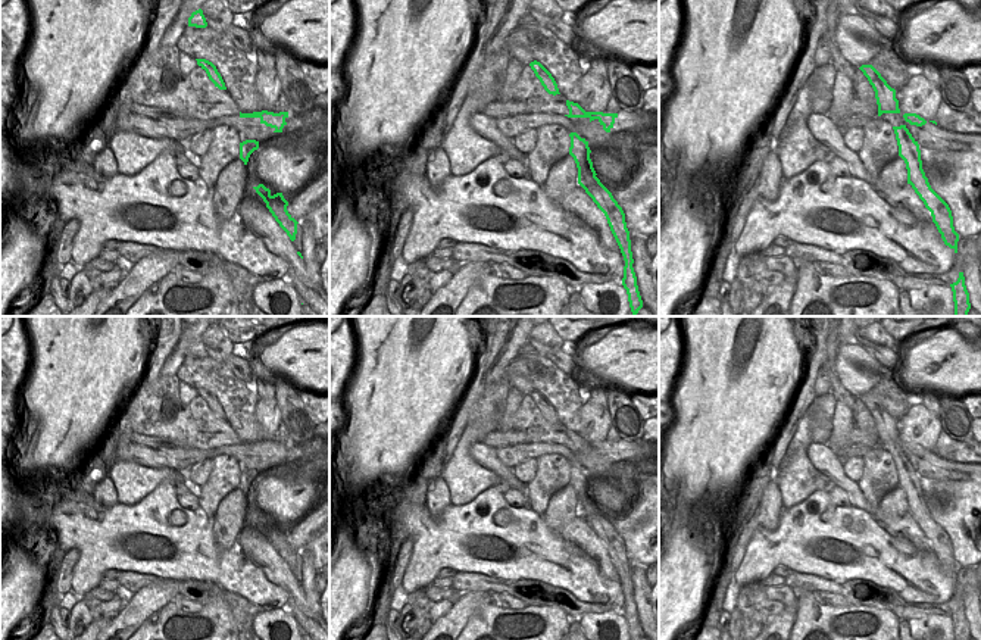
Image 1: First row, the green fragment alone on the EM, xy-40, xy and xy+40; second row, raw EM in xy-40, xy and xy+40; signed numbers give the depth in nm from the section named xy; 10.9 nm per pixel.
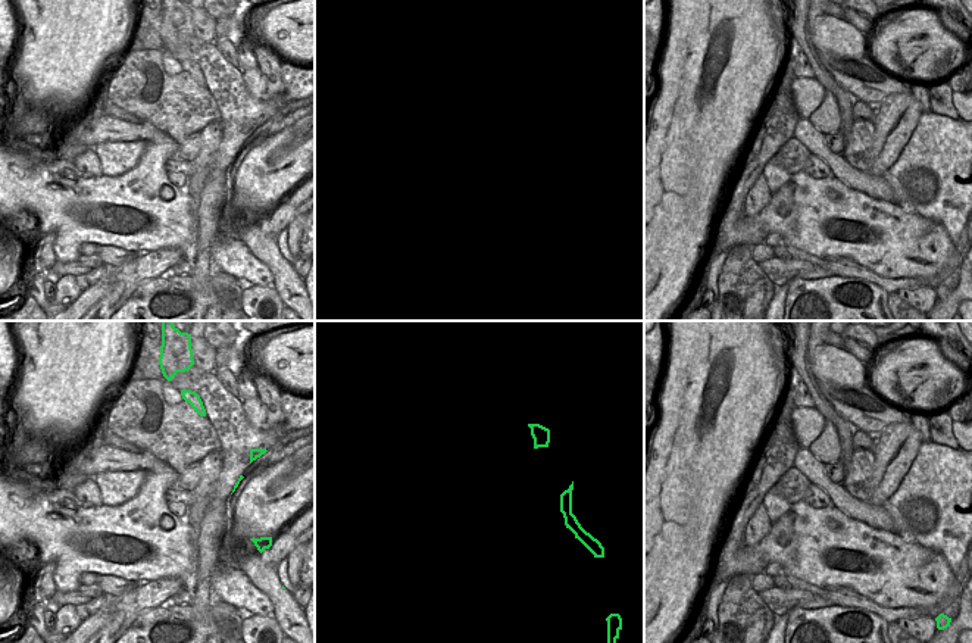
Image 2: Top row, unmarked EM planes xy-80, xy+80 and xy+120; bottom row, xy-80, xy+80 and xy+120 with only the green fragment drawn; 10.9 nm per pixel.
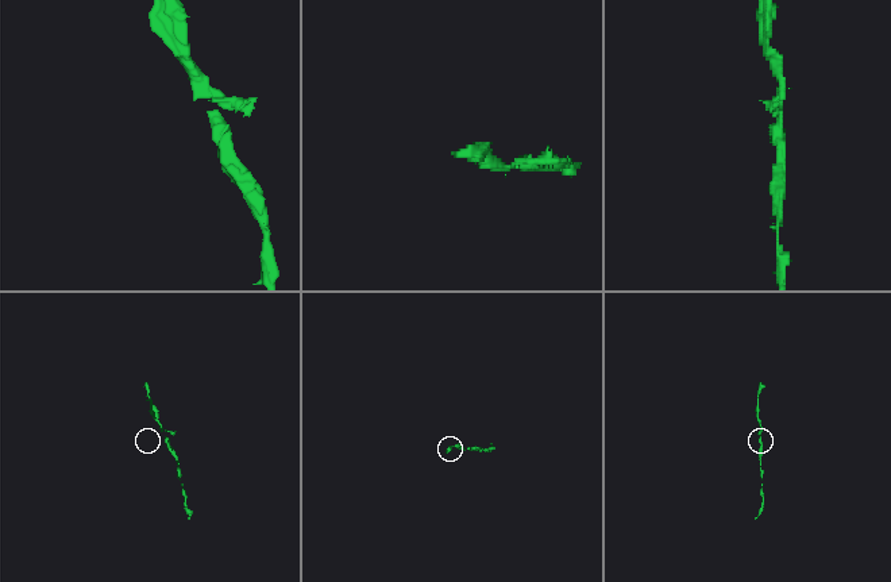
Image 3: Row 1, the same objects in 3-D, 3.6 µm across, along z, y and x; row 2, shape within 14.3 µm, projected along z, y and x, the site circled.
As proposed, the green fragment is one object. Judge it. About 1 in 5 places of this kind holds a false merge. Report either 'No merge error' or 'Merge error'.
No merge error.

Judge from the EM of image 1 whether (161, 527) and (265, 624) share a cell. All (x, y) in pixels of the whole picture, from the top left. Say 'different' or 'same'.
different

